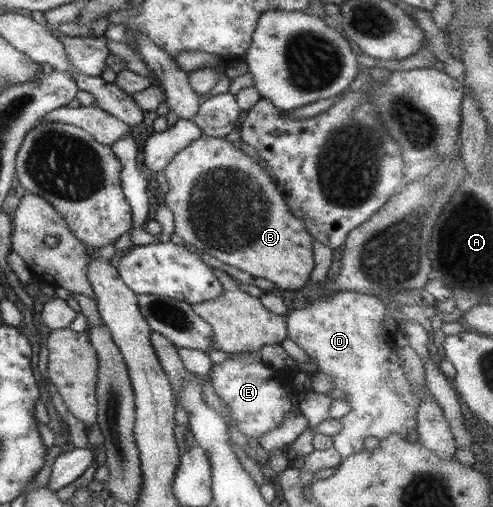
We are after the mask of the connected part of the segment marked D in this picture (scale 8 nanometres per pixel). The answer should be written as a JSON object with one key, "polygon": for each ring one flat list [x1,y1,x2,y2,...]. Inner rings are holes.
{"polygon":[[333,291,329,297,317,298,304,308,289,310,284,316,285,337,314,359,316,372,328,375,334,388,344,393,343,400,350,405,348,413,339,418,342,428,331,437,331,447,340,457,364,450,368,437,379,441,390,433,407,437,416,425,420,398,406,378,392,348,390,334,382,328,384,304,376,296]]}

